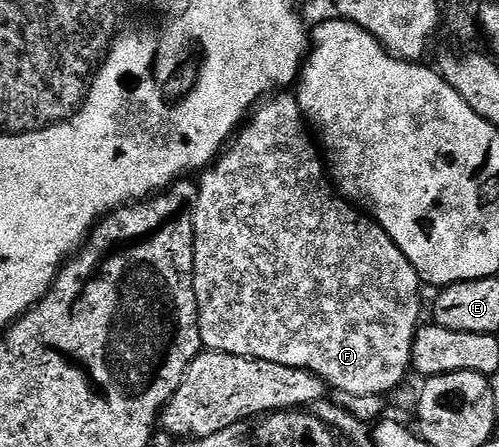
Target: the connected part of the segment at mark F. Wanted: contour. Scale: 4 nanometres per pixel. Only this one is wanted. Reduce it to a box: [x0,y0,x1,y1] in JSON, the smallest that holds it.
[191,93,421,397]

